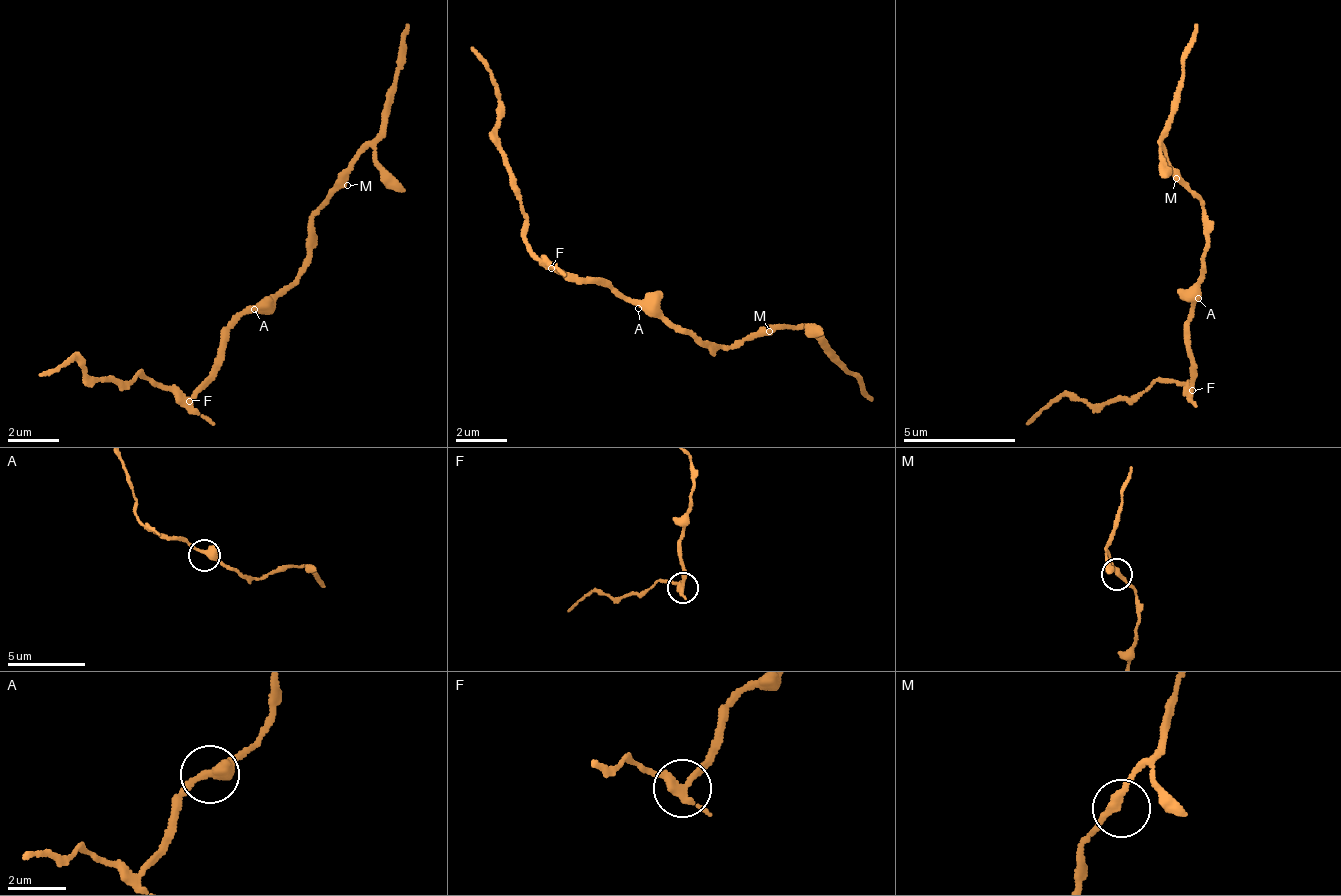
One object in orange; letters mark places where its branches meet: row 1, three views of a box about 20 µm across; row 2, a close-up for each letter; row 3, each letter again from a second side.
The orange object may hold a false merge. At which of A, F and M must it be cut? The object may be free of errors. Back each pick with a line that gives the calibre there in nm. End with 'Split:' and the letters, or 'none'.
F: calibre 280 nm
Split: F

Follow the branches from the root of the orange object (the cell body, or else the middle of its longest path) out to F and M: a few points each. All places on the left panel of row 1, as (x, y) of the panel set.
F: (252, 314), (229, 326), (229, 338), (223, 345), (223, 364), (217, 370), (217, 377), (191, 402)
M: (252, 314), (296, 279), (296, 266), (304, 260), (311, 222), (325, 200), (347, 185)

